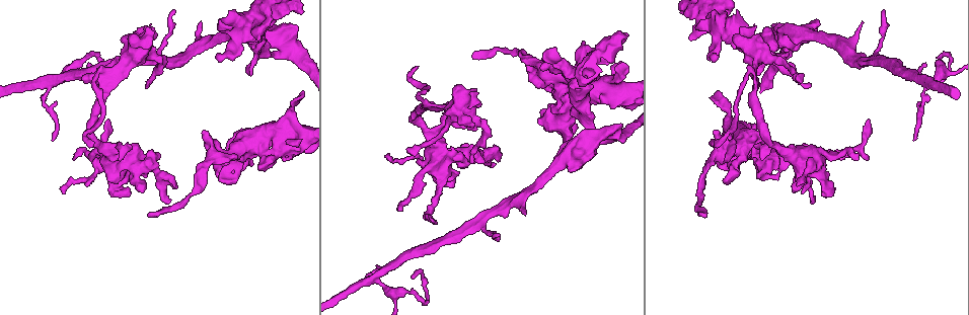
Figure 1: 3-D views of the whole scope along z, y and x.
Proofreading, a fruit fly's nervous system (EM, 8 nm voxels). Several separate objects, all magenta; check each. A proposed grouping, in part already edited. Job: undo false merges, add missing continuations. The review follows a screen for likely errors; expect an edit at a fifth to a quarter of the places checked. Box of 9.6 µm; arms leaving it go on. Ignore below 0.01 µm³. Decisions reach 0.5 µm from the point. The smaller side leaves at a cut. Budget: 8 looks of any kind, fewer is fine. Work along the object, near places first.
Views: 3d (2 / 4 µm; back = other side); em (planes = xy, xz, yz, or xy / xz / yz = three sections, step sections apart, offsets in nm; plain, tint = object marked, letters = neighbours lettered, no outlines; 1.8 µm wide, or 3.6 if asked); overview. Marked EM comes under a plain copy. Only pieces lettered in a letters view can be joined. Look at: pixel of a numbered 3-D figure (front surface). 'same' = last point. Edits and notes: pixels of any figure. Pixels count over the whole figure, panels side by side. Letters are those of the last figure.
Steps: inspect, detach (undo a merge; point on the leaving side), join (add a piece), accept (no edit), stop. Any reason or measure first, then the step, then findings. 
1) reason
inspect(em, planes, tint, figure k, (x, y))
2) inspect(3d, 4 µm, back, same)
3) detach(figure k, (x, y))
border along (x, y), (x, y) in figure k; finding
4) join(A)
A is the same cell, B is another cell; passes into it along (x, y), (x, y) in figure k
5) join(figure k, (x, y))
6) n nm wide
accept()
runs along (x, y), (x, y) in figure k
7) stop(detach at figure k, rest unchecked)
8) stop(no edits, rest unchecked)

sudden change in width
inspect(3d, 4 µm, figure 1, (743, 139))

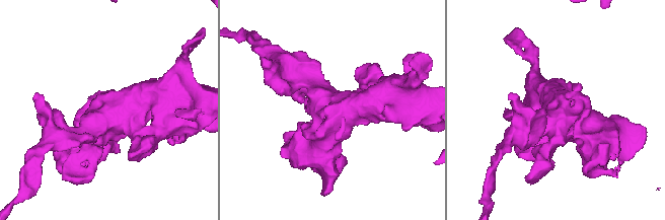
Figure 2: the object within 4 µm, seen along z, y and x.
inspect(em, xz, step 16, letters, figure 2, (117, 109))

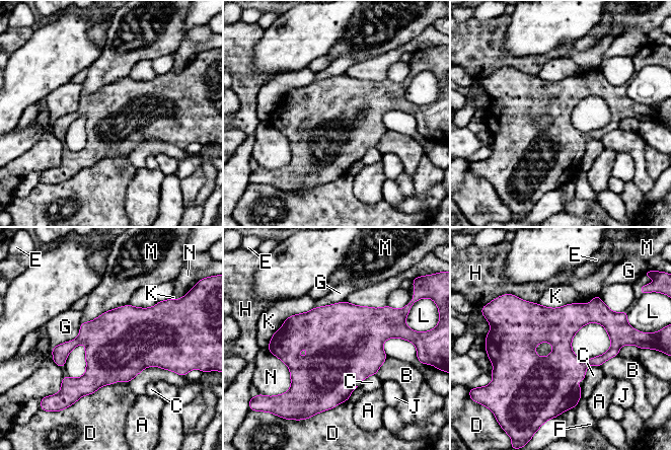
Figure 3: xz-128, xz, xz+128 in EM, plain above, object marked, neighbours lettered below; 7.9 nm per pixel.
another direction
inspect(em, planes, letters, same)

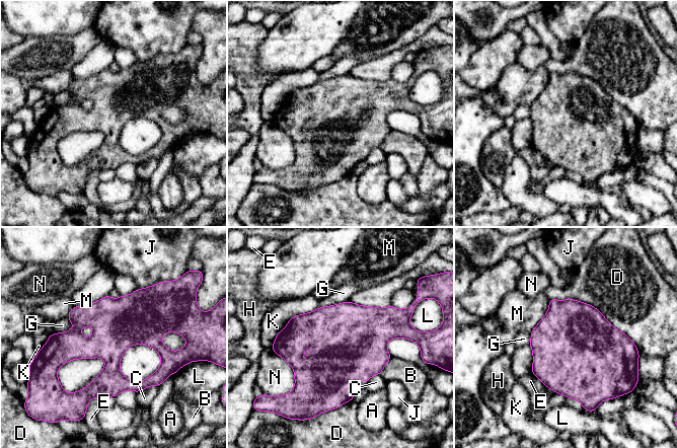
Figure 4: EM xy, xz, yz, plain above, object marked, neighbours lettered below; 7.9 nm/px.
400 nm wide
accept()
A, B, C, D, E, G, H, J, K, L, M and N are other cells; border along (550, 299), (547, 312), (529, 332) in figure 4; one cell here

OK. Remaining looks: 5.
end of a long branch
inspect(em, planes, letters, figure 1, (415, 66))

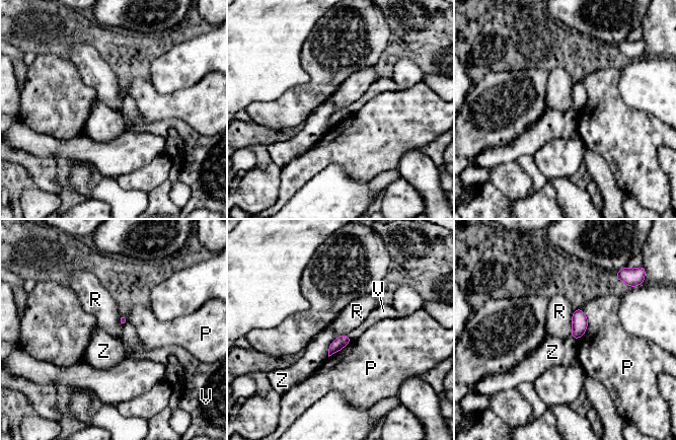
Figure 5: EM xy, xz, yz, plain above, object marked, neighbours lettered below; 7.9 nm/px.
accept()
P, R, V and Z are other cells; border along (574, 310), (570, 335) in figure 5; no lettered piece goes on from it

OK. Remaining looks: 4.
end of a long branch
inspect(3d, 2 µm, figure 1, (472, 57))

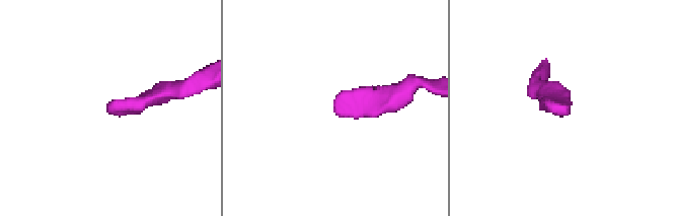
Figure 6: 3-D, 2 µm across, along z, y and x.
shape alone is not enough
inspect(em, planes, letters, figure 6, (108, 106))

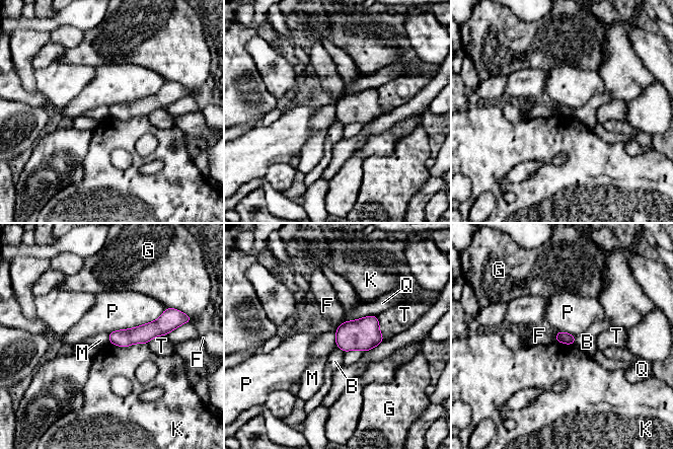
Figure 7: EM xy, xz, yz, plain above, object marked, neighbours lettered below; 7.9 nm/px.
accept()
B, F, G, K, M, P, Q and T are other cells; border along (334, 331), (337, 345) in figure 7; no lettered piece goes on from it

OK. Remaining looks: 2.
inspect(3d, 4 µm, figure 1, (256, 23))

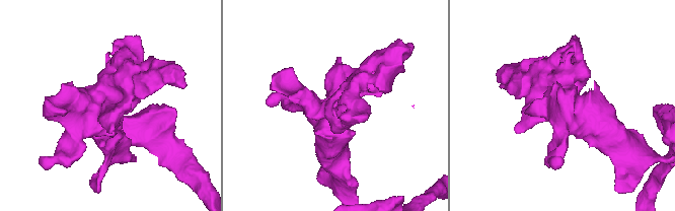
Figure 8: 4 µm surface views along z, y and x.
inspect(em, 3.6 µm, xz, step 8, letters, figure 8, (109, 104))

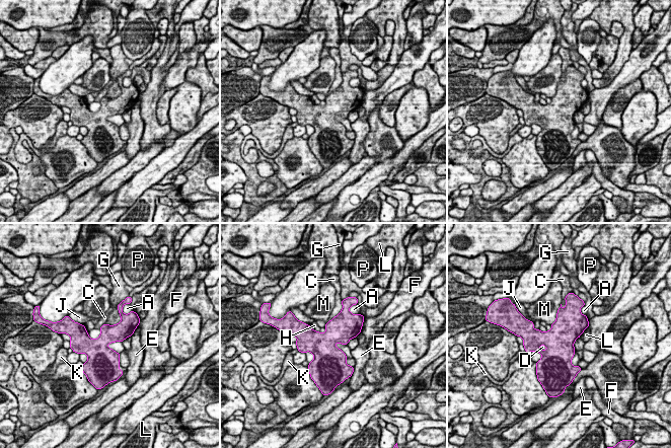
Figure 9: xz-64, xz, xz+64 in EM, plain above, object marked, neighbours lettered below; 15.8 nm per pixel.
accept()
A, C, D, E, F, G, H, J, K, L, M and P are other cells; border along (119, 304), (120, 321), (106, 324) in figure 9; all the same cell

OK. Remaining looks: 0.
stop(no edits, rest unchecked)

